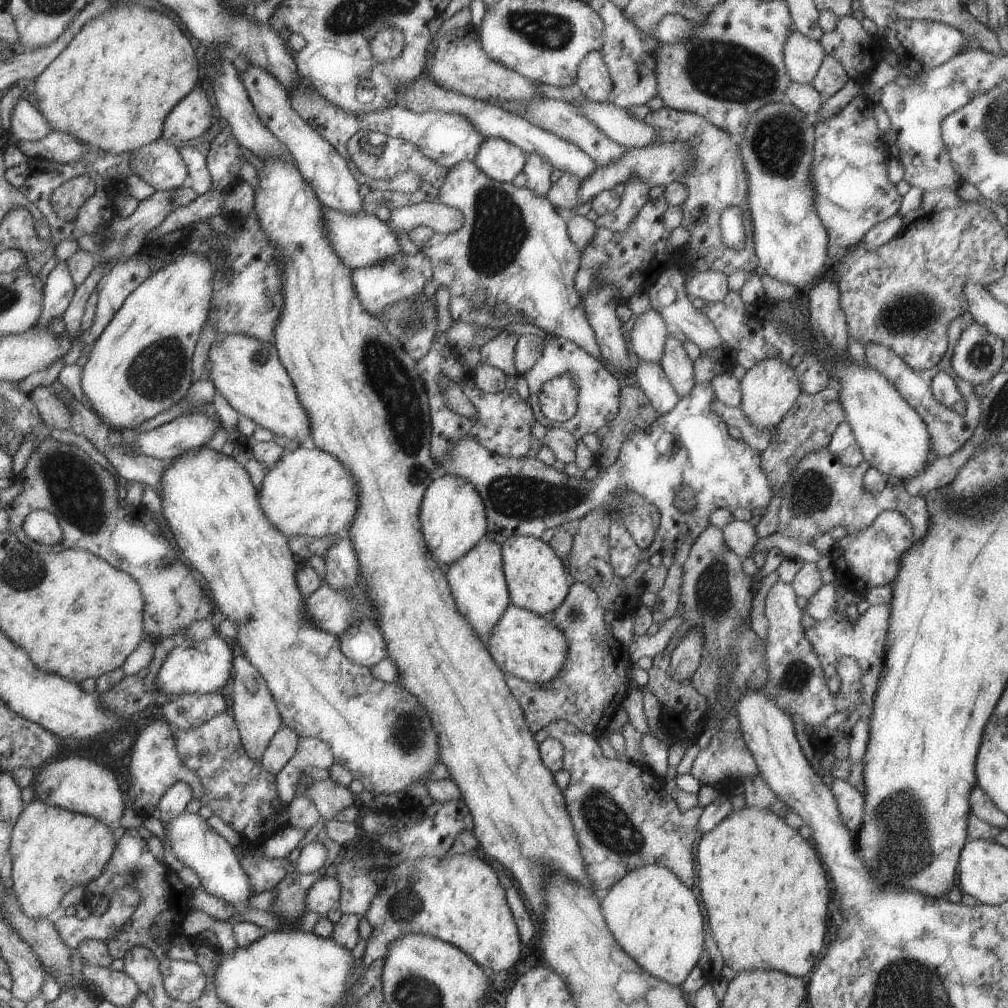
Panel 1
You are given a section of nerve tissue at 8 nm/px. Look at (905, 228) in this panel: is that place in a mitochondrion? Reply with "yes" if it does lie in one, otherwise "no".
no

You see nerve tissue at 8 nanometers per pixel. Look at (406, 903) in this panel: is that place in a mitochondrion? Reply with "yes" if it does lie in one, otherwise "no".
yes

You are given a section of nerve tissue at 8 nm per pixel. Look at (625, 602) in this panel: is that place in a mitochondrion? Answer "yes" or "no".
yes

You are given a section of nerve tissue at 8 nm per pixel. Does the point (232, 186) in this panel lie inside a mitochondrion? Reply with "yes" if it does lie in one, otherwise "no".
no

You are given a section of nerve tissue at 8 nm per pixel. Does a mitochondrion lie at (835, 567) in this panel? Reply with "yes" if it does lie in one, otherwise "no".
no

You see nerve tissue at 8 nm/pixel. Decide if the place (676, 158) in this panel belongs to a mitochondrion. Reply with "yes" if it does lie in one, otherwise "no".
no

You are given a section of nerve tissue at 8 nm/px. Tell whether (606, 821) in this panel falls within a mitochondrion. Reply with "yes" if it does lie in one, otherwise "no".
yes

